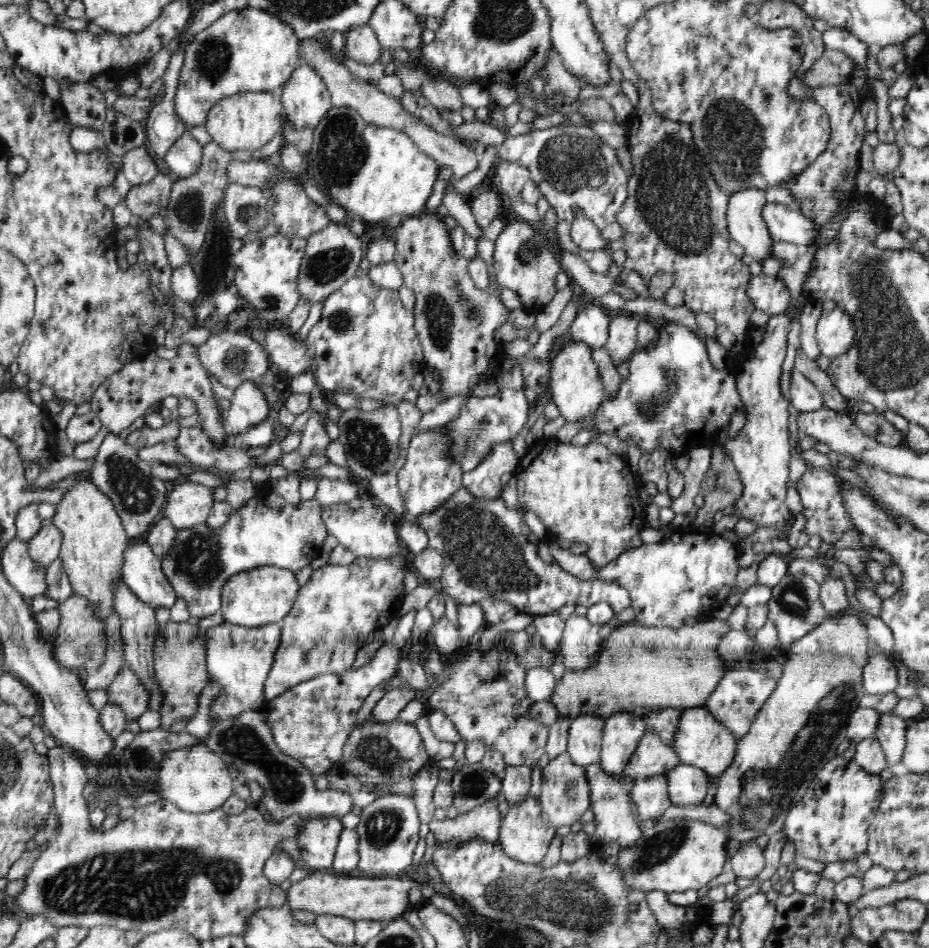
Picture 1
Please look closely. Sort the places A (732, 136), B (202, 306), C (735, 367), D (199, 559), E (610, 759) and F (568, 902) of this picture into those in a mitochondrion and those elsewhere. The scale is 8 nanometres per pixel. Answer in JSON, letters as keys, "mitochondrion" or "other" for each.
{"A":"mitochondrion","B":"other","C":"other","D":"mitochondrion","E":"other","F":"mitochondrion"}

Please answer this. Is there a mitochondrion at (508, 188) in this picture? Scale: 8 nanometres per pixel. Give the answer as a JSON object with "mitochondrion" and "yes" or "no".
{"mitochondrion":"no"}

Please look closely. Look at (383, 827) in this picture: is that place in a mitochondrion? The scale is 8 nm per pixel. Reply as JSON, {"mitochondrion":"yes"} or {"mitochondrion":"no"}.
{"mitochondrion":"yes"}

